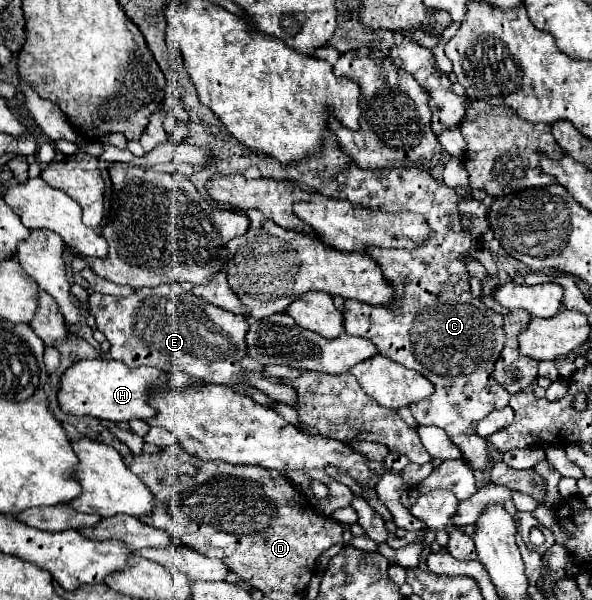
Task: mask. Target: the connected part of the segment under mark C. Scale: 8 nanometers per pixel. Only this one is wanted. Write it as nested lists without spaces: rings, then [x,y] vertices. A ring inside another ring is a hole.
[[[351,163],[339,173],[337,183],[341,197],[349,203],[391,213],[413,211],[427,219],[433,235],[425,241],[425,245],[413,251],[367,251],[367,255],[381,265],[385,279],[393,283],[395,301],[387,307],[345,301],[345,333],[369,339],[377,345],[381,355],[419,371],[435,385],[435,393],[431,397],[409,407],[413,417],[419,425],[445,429],[451,441],[461,449],[461,459],[473,471],[483,473],[489,465],[489,447],[485,439],[475,435],[477,421],[509,403],[507,391],[503,391],[493,377],[495,359],[499,359],[505,343],[505,331],[503,317],[489,309],[483,301],[473,299],[469,289],[471,275],[465,265],[473,261],[469,253],[471,233],[463,225],[465,215],[457,205],[463,197],[419,169],[375,173]],[[483,317],[487,317],[487,321],[481,323],[479,319]]]

